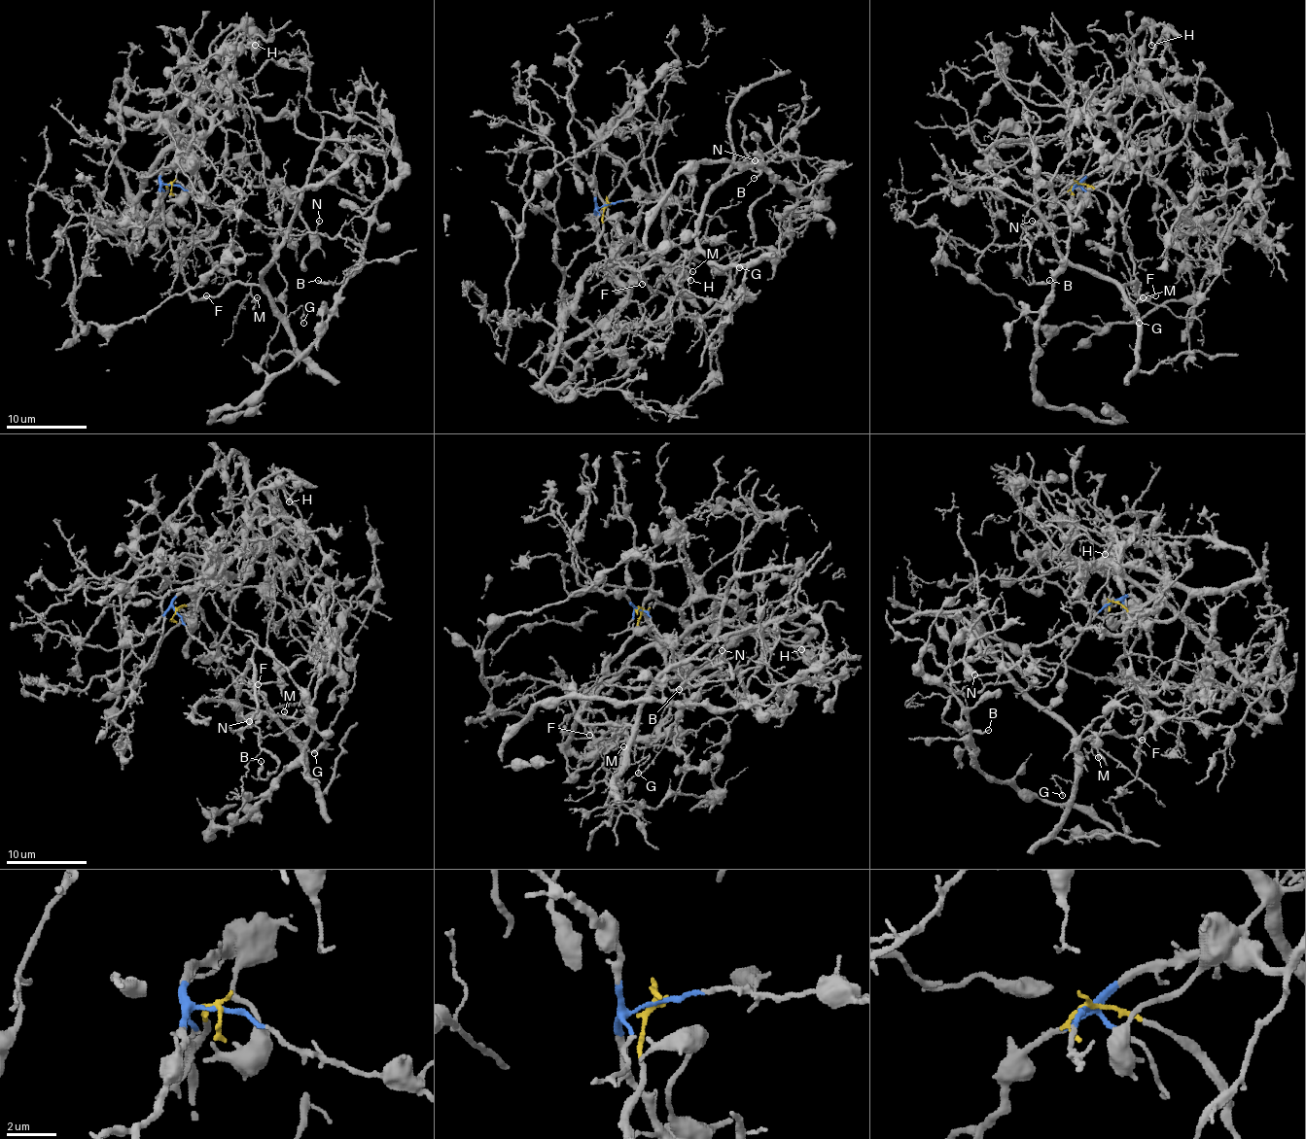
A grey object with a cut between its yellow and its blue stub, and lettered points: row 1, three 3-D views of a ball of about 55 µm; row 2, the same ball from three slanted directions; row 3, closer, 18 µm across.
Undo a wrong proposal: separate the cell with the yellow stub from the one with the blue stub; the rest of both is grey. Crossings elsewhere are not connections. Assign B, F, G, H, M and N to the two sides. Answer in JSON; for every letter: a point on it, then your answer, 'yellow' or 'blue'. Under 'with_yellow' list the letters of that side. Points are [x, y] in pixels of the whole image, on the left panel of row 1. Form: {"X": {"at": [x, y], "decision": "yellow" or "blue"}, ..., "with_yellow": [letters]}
{"B": {"at": [318, 280], "decision": "yellow"}, "F": {"at": [206, 295], "decision": "yellow"}, "G": {"at": [303, 323], "decision": "yellow"}, "H": {"at": [255, 45], "decision": "blue"}, "M": {"at": [257, 297], "decision": "yellow"}, "N": {"at": [319, 221], "decision": "yellow"}, "with_yellow": ["B", "F", "G", "M", "N"]}

